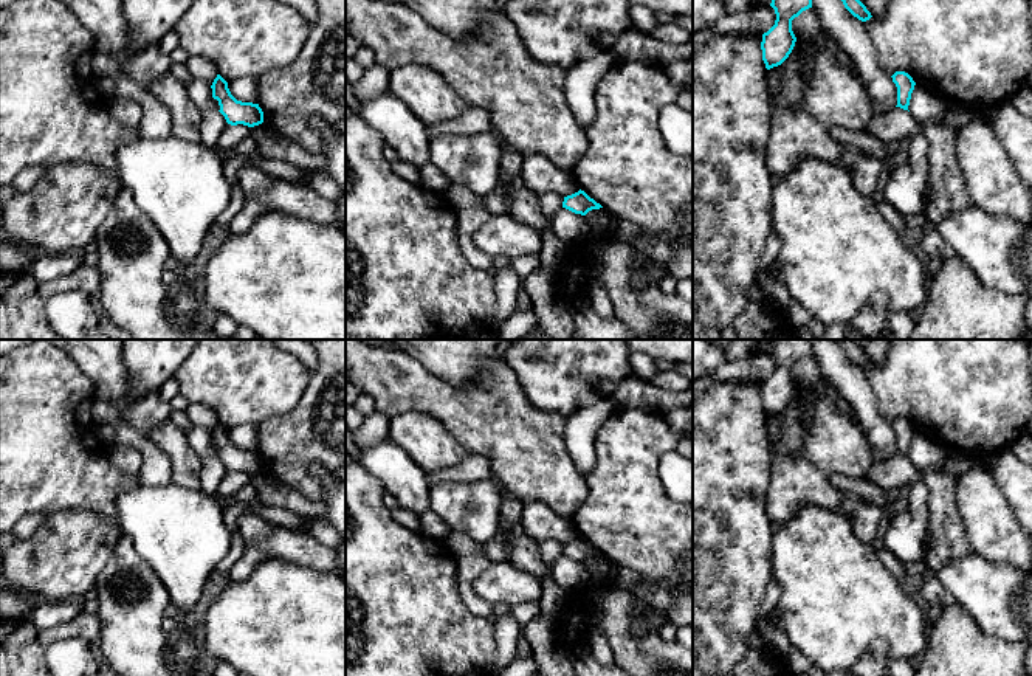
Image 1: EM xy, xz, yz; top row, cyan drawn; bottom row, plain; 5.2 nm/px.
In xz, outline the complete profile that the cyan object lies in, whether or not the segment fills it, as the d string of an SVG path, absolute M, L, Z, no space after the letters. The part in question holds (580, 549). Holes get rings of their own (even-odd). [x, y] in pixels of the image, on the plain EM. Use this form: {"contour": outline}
{"contour": "M580 536L578 540L564 544L562 555L575 561L586 563L589 558L600 557L603 554Z"}

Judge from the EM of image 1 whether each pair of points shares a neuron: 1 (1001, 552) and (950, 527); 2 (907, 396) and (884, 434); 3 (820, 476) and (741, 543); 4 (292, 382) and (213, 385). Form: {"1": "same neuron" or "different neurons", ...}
{"1": "different neurons", "2": "different neurons", "3": "different neurons", "4": "same neuron"}

